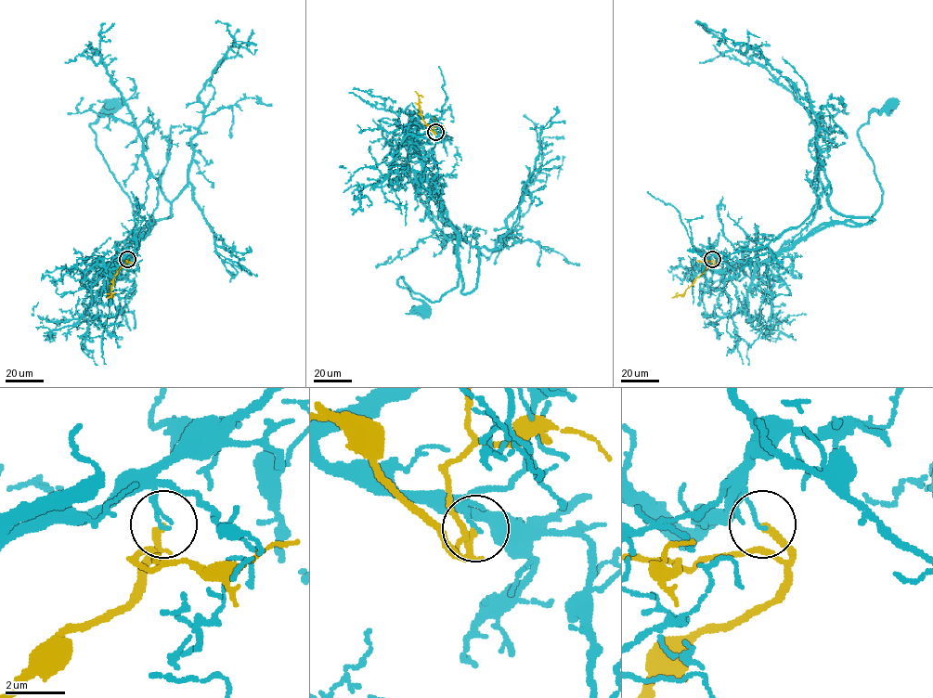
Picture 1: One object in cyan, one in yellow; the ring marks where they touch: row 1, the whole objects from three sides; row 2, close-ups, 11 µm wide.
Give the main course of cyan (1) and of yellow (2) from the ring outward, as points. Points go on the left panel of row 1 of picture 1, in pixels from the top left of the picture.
1: (127, 259), (119, 259), (109, 270), (151, 226), (134, 211), (90, 126), (116, 103)
2: (127, 259), (114, 275), (110, 294), (115, 292)

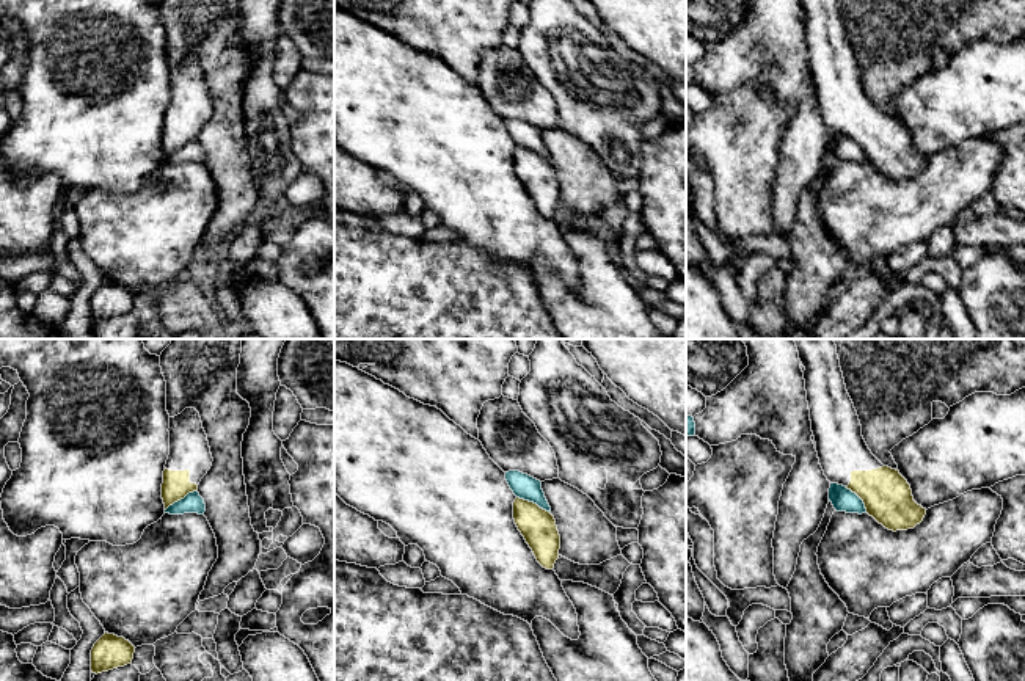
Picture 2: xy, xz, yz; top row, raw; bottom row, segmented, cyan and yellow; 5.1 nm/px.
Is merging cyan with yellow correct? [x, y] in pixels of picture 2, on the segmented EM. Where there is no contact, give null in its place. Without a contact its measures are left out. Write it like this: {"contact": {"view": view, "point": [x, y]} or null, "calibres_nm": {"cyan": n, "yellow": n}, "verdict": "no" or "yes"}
{"contact": {"view": "xz", "point": [534, 502]}, "calibres_nm": {"cyan": 130, "yellow": 180}, "verdict": "no"}

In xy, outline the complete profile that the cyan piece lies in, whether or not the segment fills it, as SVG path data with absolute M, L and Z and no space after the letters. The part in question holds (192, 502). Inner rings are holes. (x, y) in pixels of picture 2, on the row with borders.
M198 491L188 493L184 499L174 502L165 510L165 513L170 515L184 515L184 513L204 515L204 512L206 512L206 504Z

